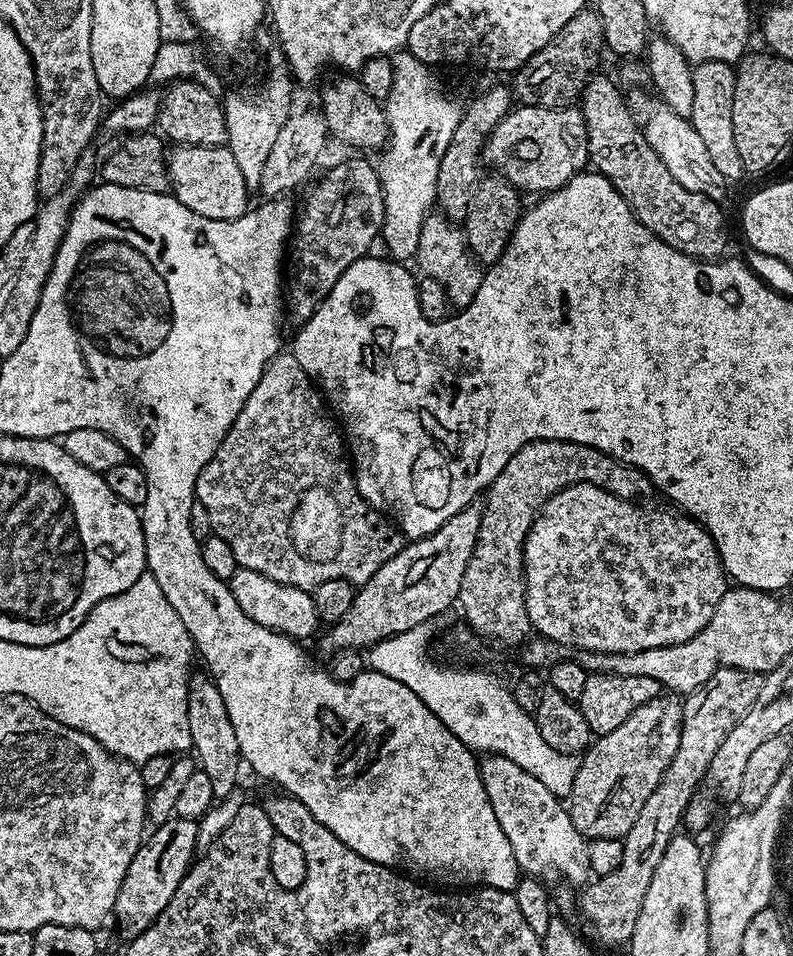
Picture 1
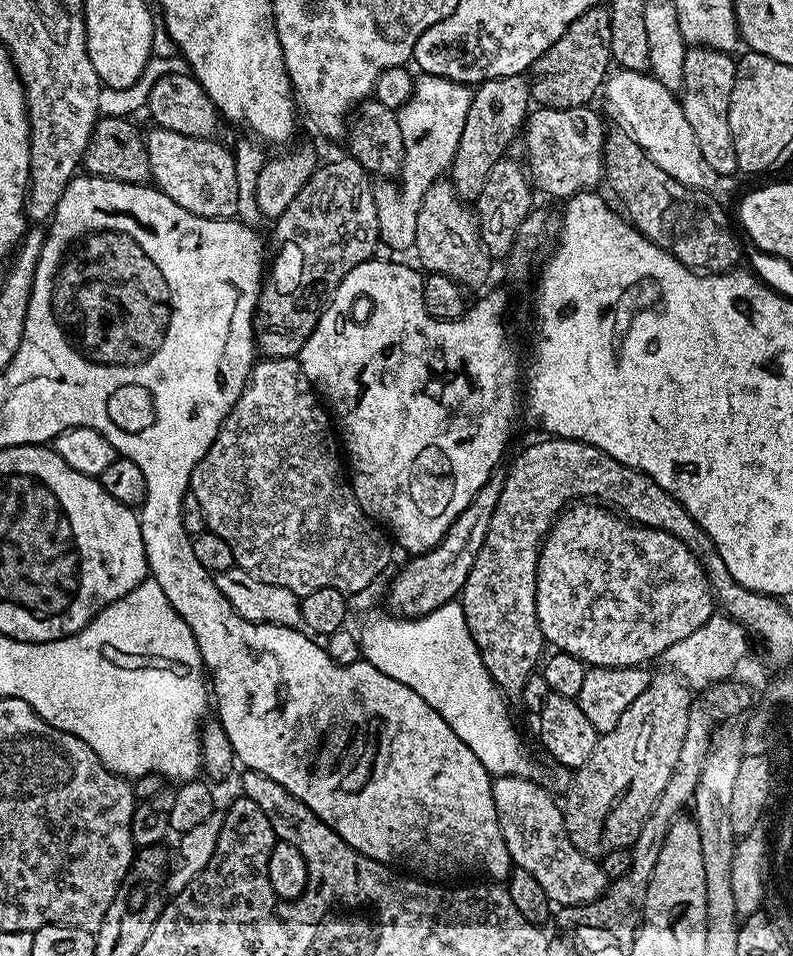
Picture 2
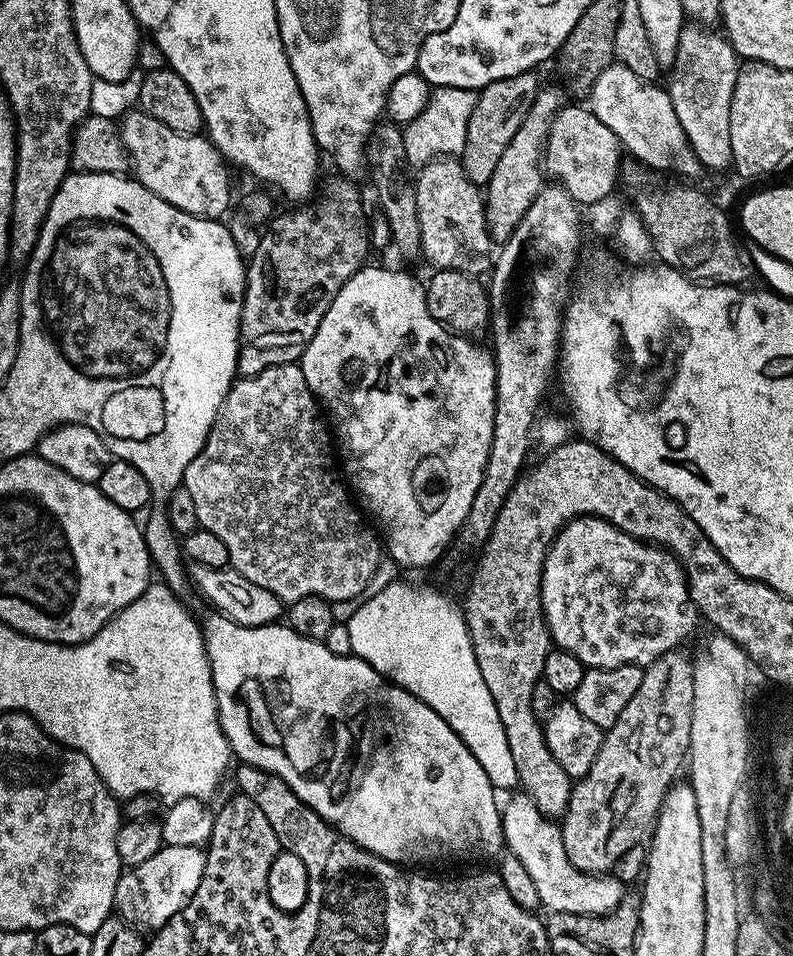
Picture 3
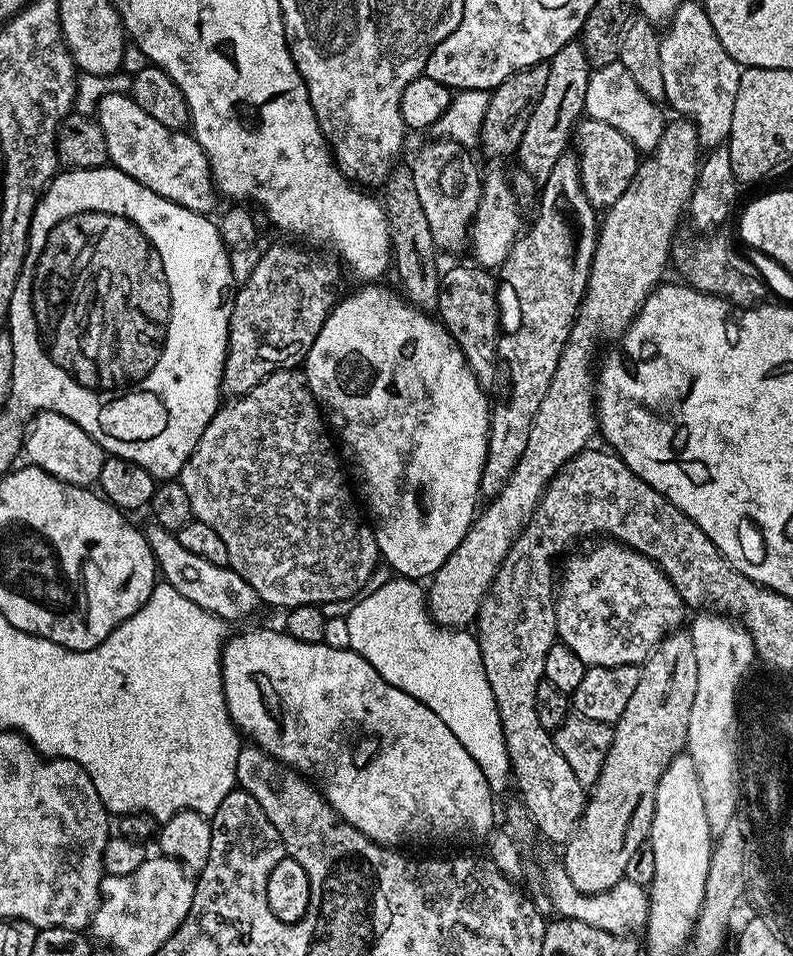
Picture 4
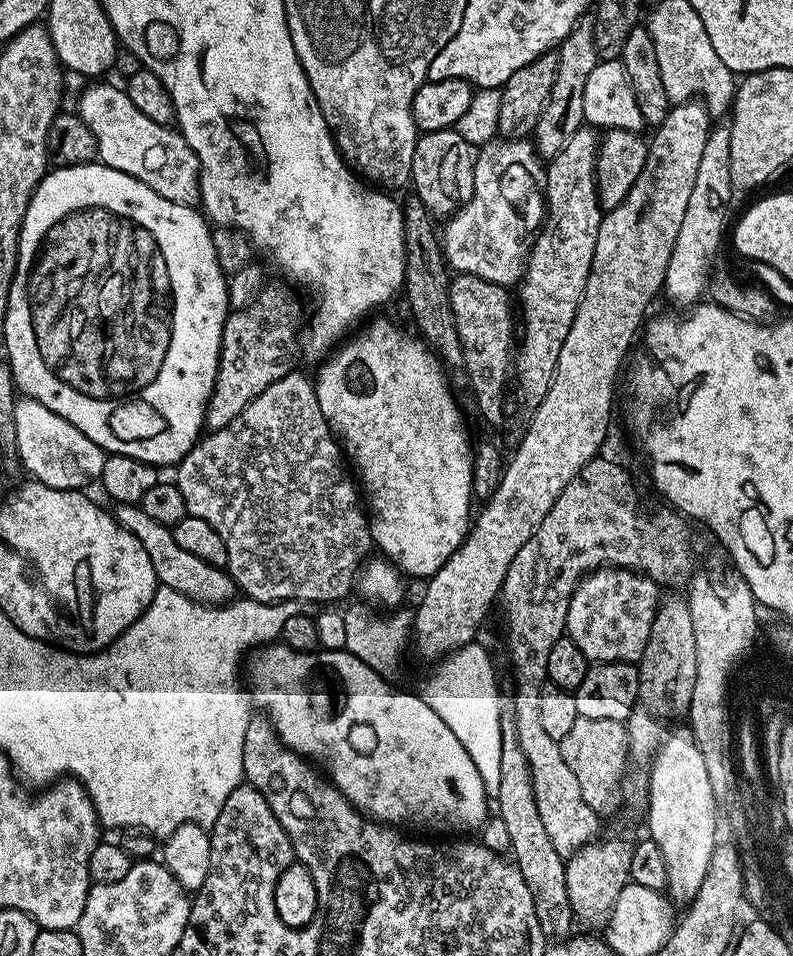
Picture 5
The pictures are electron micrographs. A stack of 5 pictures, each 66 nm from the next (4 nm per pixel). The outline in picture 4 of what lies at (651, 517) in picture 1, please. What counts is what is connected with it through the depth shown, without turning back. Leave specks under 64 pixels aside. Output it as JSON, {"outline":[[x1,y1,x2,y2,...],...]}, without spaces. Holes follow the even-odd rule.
{"outline":[[615,542,597,544,597,548,563,561,564,577,559,577,556,593,559,643,570,646,590,668,643,665,660,641,683,625,684,599,664,571,641,552]]}

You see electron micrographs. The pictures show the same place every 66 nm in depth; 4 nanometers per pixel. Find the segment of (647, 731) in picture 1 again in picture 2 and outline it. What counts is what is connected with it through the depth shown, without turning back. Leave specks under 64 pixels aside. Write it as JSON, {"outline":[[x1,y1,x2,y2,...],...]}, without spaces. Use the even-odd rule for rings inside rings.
{"outline":[[657,671,650,686,646,686,646,690,642,690,642,694,638,694,638,698,630,702,630,706,626,706,626,710,618,718,618,726,603,733,597,739,590,758,586,758,584,765,571,773,572,785,568,788,568,797,562,800,562,811,570,842,574,842,581,854,589,858,603,858,608,852,628,848,635,842,640,827,651,814,652,807,658,802,659,795,675,772,682,744,686,739,693,701,693,689,675,672]]}

